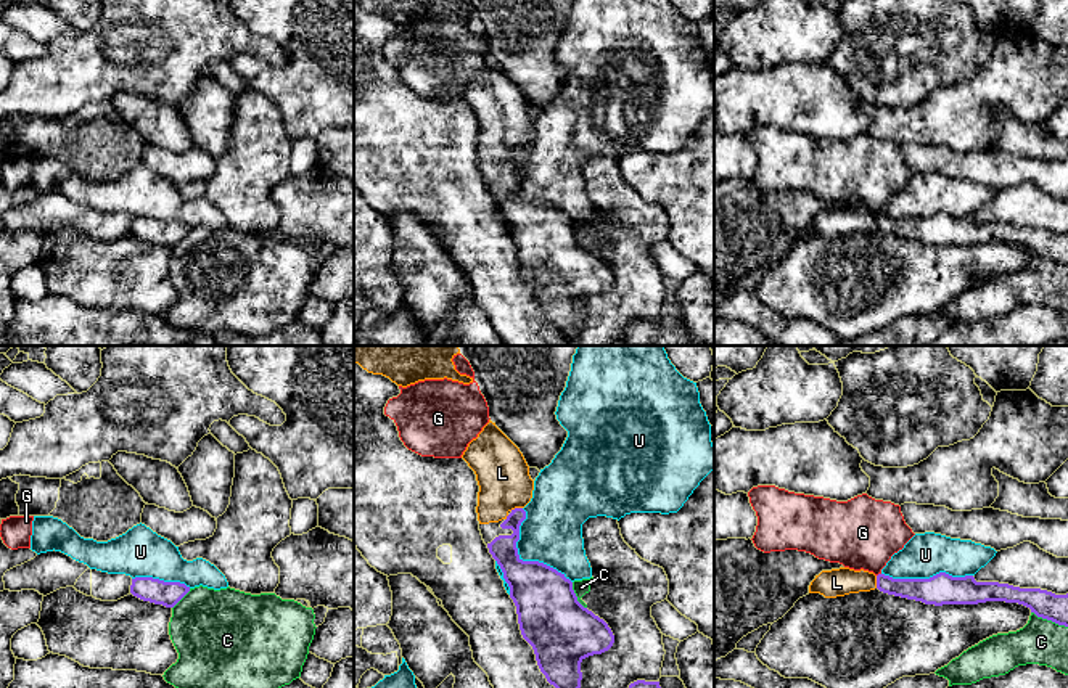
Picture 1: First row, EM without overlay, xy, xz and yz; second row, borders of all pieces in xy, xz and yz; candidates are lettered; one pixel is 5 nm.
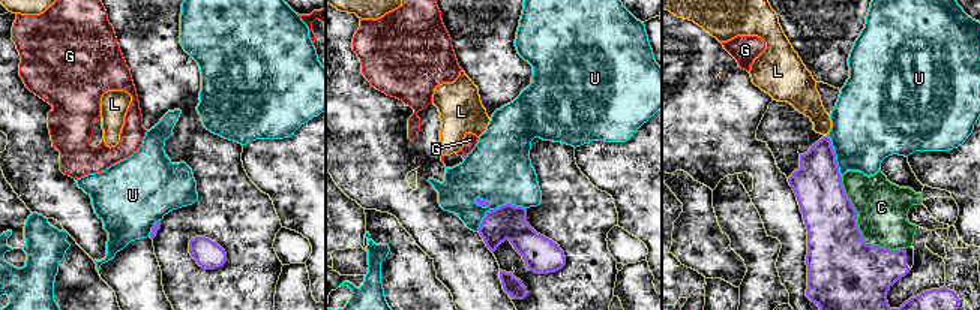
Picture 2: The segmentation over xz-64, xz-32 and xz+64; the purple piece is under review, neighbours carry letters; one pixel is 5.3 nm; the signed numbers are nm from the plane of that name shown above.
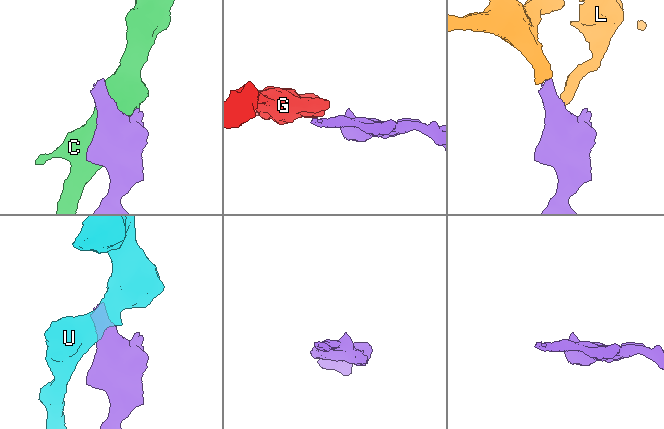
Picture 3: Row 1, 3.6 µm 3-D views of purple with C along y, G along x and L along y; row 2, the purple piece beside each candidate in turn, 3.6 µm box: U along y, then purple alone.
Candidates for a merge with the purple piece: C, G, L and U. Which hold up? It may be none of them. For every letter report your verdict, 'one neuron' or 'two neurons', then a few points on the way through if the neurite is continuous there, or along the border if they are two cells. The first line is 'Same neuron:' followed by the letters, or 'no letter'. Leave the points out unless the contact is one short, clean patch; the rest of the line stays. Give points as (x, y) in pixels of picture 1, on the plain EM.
Same neuron: L
C: two neurons
G: two neurons; border along yz (880, 212), (877, 216)
L: one neuron; runs through yz (925, 230), (877, 222), (837, 222)
U: two neurons

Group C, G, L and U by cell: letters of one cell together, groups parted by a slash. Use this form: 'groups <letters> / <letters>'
groups C / G / L / U

